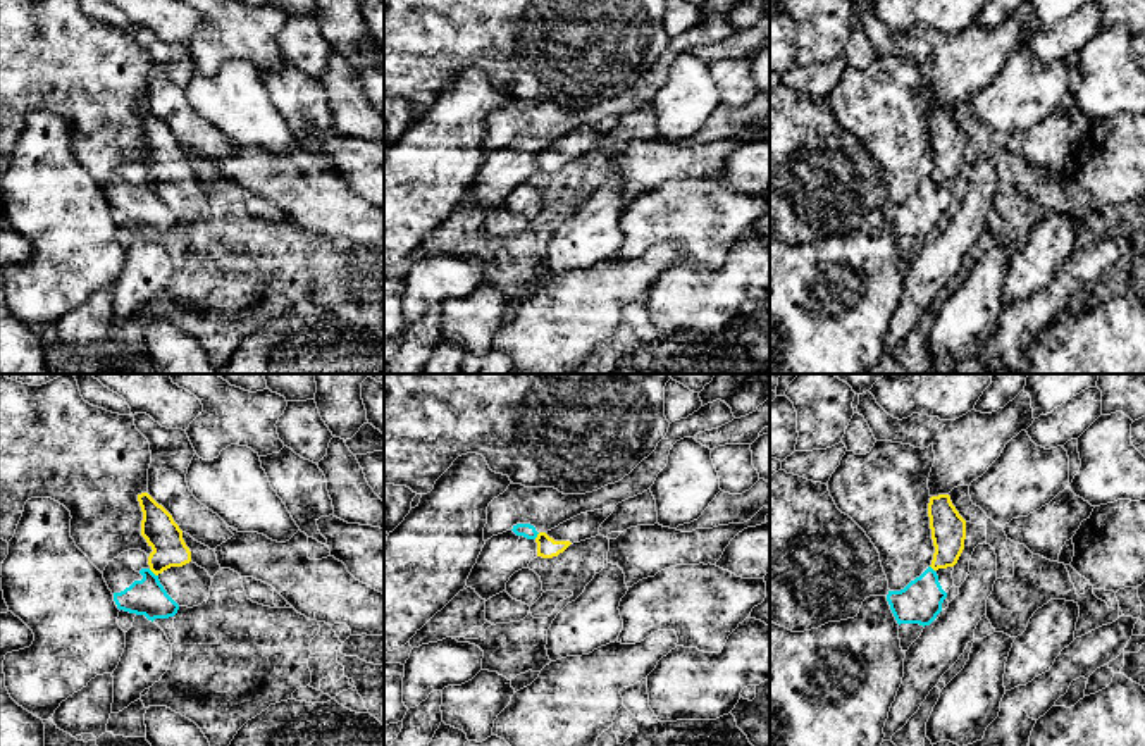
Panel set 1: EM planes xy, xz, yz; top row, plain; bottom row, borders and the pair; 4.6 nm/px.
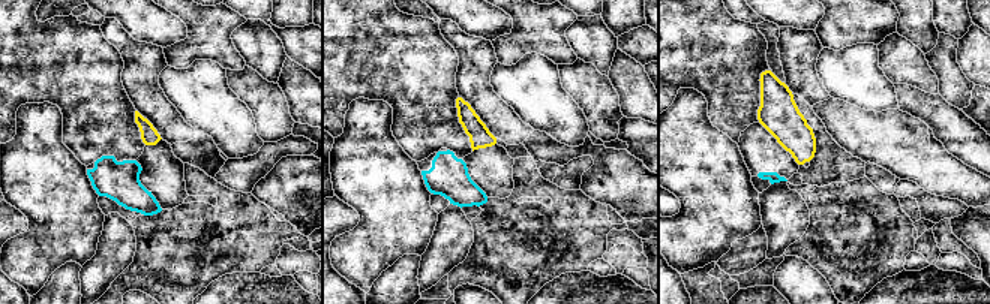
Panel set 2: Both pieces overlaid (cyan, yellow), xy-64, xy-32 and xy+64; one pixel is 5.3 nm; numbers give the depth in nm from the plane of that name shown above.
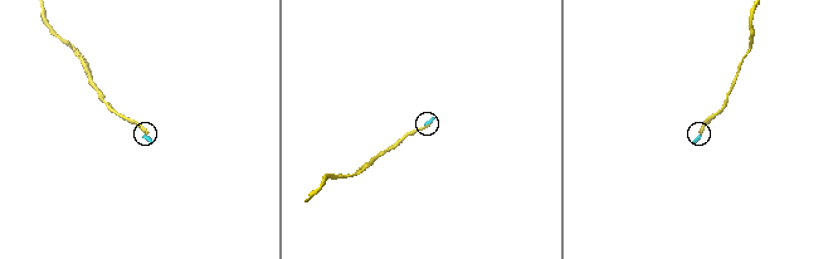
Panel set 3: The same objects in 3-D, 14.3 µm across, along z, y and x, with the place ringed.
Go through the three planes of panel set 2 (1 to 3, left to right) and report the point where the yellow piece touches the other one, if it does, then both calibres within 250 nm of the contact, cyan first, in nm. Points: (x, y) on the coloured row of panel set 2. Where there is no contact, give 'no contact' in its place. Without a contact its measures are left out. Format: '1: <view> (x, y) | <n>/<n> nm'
1: no contact
2: no contact
3: no contact

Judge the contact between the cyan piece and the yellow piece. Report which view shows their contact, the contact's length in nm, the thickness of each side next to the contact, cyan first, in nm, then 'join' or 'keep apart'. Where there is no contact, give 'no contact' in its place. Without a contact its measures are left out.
xy | 60 nm | 170/160 nm | keep apart

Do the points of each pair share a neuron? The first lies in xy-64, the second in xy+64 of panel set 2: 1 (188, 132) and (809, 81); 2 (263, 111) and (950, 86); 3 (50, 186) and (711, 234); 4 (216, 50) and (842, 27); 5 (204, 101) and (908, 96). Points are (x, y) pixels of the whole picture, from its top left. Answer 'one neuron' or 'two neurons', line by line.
1: one neuron
2: two neurons
3: one neuron
4: one neuron
5: two neurons

